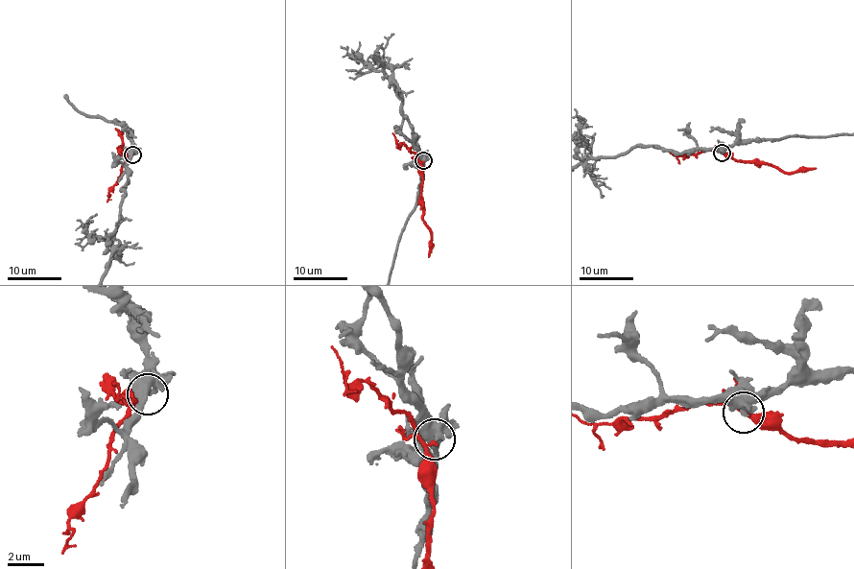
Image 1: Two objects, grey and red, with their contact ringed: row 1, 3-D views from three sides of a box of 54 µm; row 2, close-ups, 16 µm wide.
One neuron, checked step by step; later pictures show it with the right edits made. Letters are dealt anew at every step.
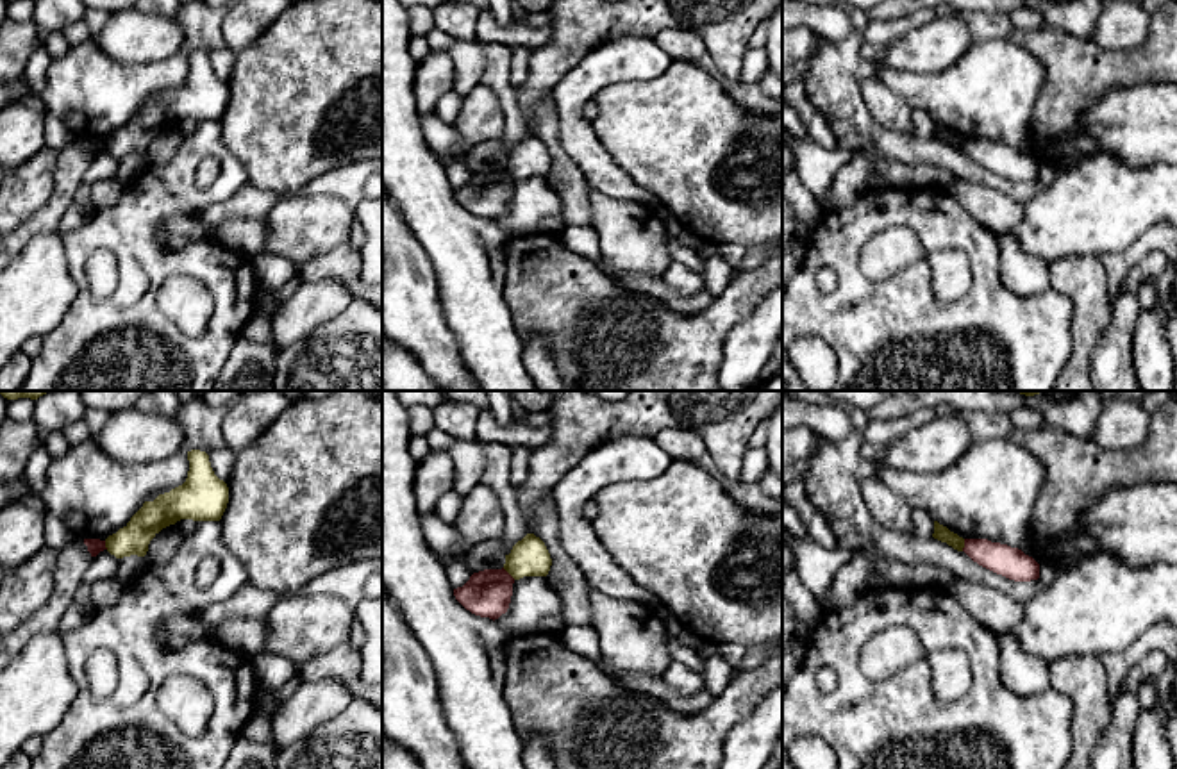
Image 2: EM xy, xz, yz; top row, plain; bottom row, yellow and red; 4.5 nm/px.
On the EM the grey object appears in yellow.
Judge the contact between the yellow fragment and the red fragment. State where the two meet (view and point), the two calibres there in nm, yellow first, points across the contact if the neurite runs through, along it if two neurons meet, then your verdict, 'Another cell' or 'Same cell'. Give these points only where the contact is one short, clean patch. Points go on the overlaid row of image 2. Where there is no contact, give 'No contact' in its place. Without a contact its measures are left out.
Touches yellow at xz (509, 573). Thickness 180 nm (yellow) against 220 nm. Boundary: xz (502, 568), (515, 578). Another cell

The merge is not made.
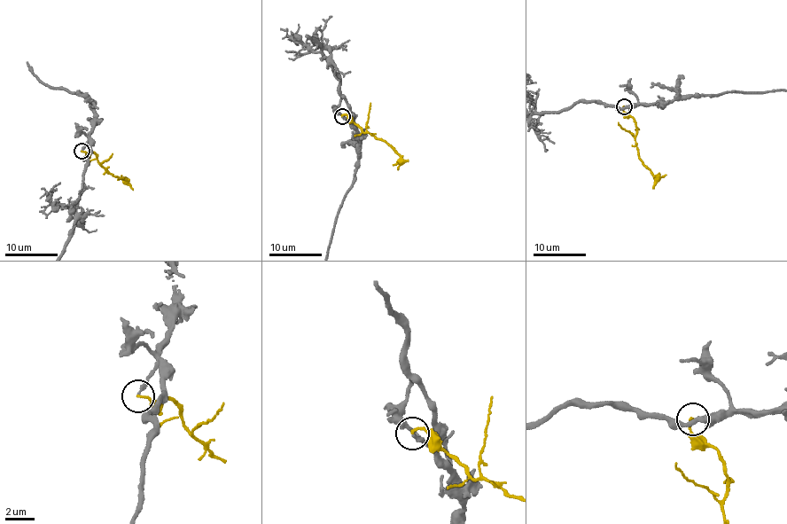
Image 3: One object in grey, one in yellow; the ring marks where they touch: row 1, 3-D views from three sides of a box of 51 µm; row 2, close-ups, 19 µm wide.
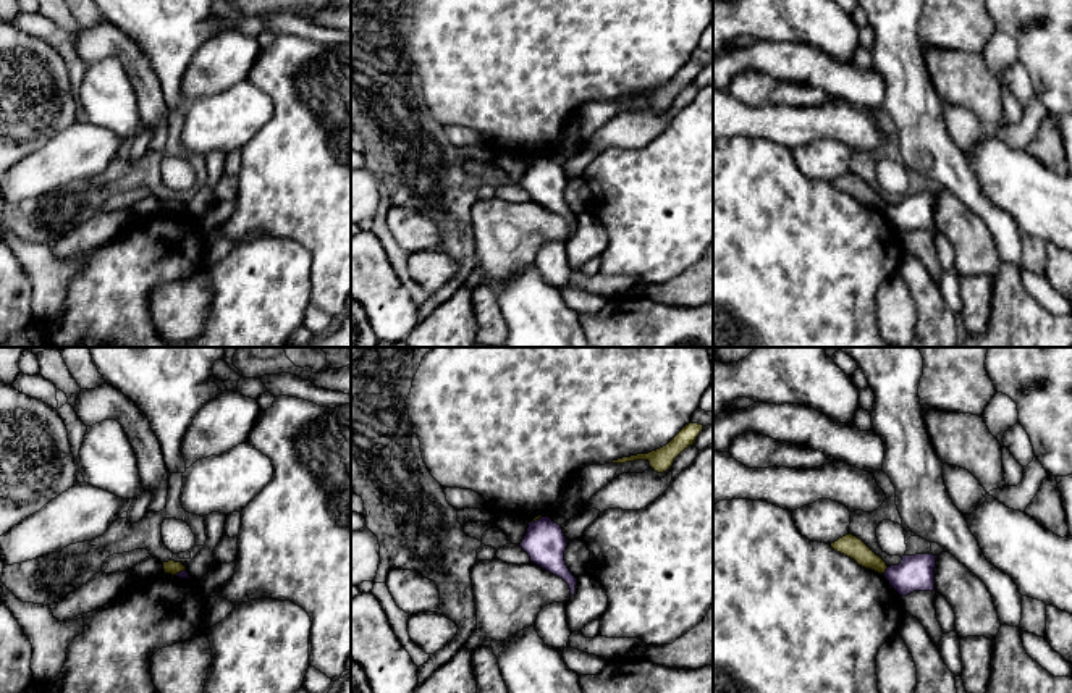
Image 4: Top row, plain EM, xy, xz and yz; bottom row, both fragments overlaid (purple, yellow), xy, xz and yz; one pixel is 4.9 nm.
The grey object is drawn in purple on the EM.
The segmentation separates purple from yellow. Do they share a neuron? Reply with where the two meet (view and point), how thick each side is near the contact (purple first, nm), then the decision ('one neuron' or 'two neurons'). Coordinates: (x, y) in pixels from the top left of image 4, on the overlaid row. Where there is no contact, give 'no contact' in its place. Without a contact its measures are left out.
meets purple in yz at (886, 571); 180 nm thick on the purple side, 110 nm on the other; two neurons

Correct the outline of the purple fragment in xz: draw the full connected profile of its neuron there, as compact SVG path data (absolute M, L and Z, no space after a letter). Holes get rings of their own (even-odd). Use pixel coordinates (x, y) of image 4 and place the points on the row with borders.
M550 517L530 522L519 546L529 554L530 562L563 578L569 585L571 596L576 594L577 578L569 572L564 561L568 540L561 525Z

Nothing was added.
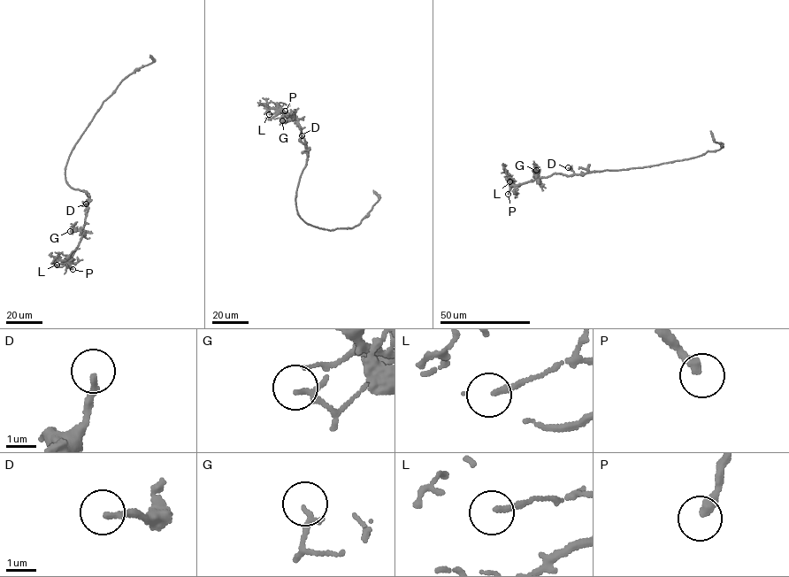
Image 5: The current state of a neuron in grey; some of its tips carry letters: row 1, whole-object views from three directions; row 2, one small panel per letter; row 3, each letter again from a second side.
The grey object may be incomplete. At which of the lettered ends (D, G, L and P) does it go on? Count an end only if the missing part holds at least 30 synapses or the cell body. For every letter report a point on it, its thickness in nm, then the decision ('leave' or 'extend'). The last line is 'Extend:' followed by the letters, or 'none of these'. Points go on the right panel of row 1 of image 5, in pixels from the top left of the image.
D: at (568, 167); 200 nm thick; leave
G: at (536, 170); 120 nm thick; leave
L: at (509, 181); 190 nm thick; leave
P: at (508, 194); 280 nm thick; extend
Extend: P

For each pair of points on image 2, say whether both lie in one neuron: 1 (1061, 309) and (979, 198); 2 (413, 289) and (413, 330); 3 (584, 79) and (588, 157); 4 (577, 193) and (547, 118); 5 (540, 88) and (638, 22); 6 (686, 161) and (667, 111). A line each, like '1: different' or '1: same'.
1: different
2: same
3: same
4: same
5: same
6: same

